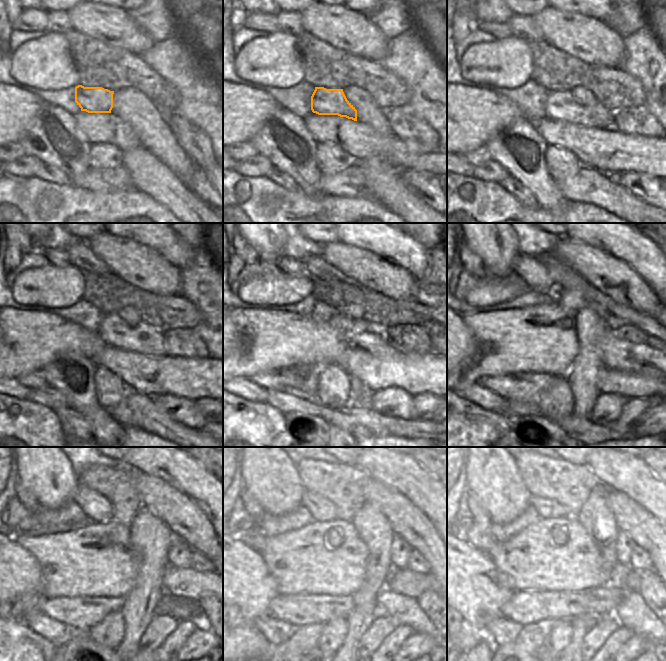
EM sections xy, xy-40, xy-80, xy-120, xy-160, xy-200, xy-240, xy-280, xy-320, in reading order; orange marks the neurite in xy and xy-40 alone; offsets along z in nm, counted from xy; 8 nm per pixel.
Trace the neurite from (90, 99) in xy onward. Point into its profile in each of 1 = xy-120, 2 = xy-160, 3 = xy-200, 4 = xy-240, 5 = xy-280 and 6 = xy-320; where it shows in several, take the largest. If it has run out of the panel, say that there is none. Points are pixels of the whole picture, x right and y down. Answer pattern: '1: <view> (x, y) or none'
1: xy-120 (144, 338)
2: xy-160 (373, 338)
3: xy-200 (617, 353)
4: xy-240 (192, 585)
5: xy-280 (406, 582)
6: xy-320 (632, 581)

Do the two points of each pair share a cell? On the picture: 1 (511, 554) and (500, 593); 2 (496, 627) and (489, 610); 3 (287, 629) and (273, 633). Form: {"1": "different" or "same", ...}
{"1": "different", "2": "different", "3": "same"}

